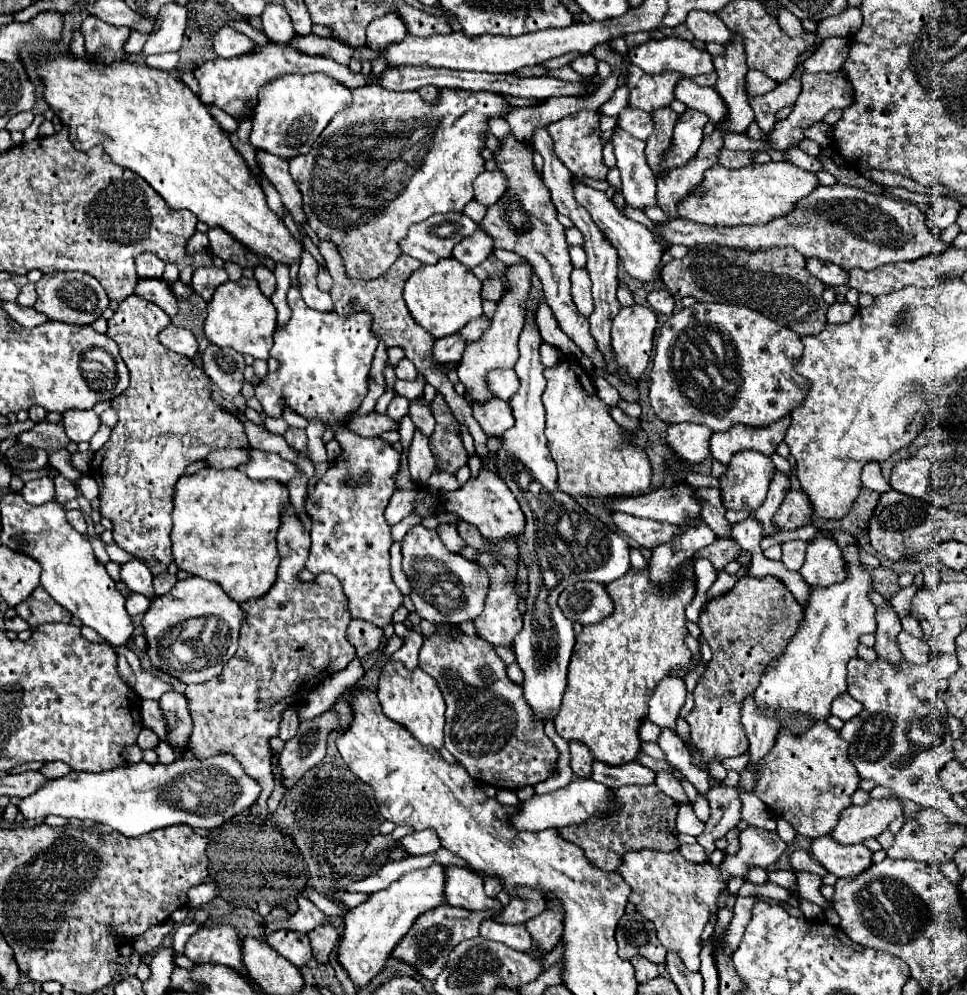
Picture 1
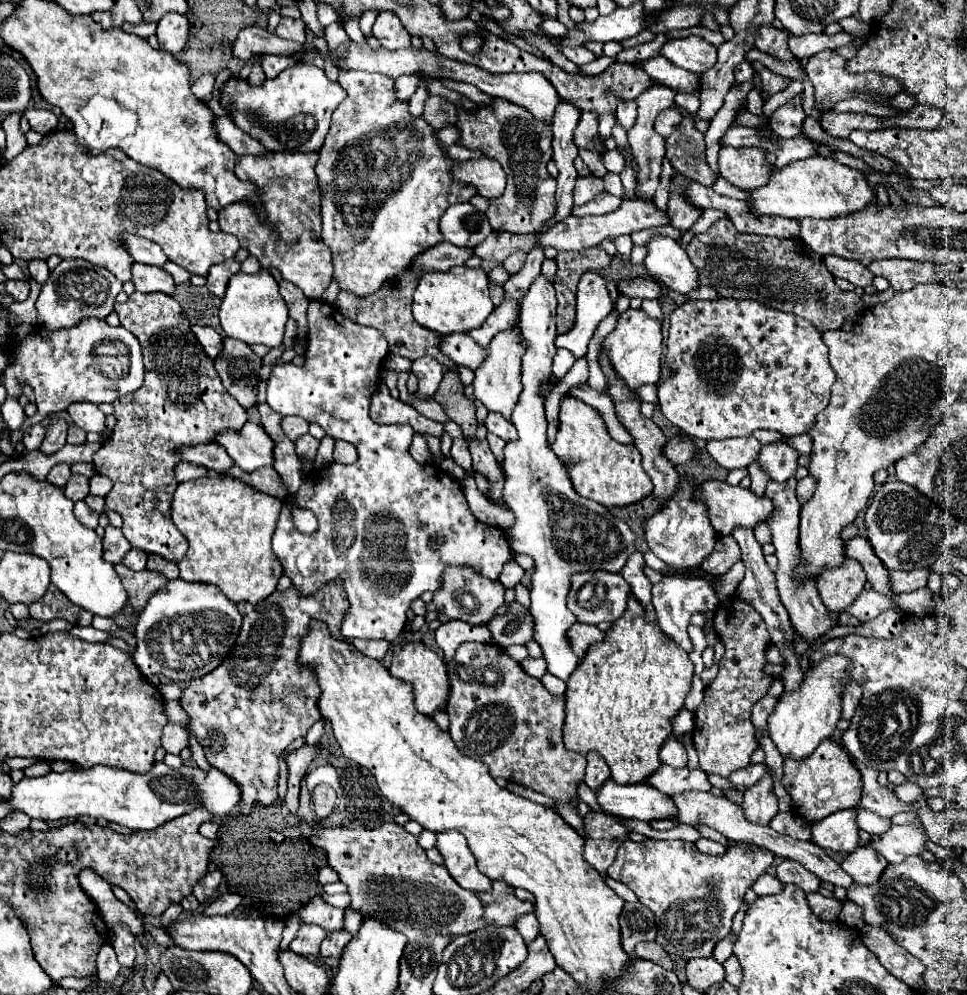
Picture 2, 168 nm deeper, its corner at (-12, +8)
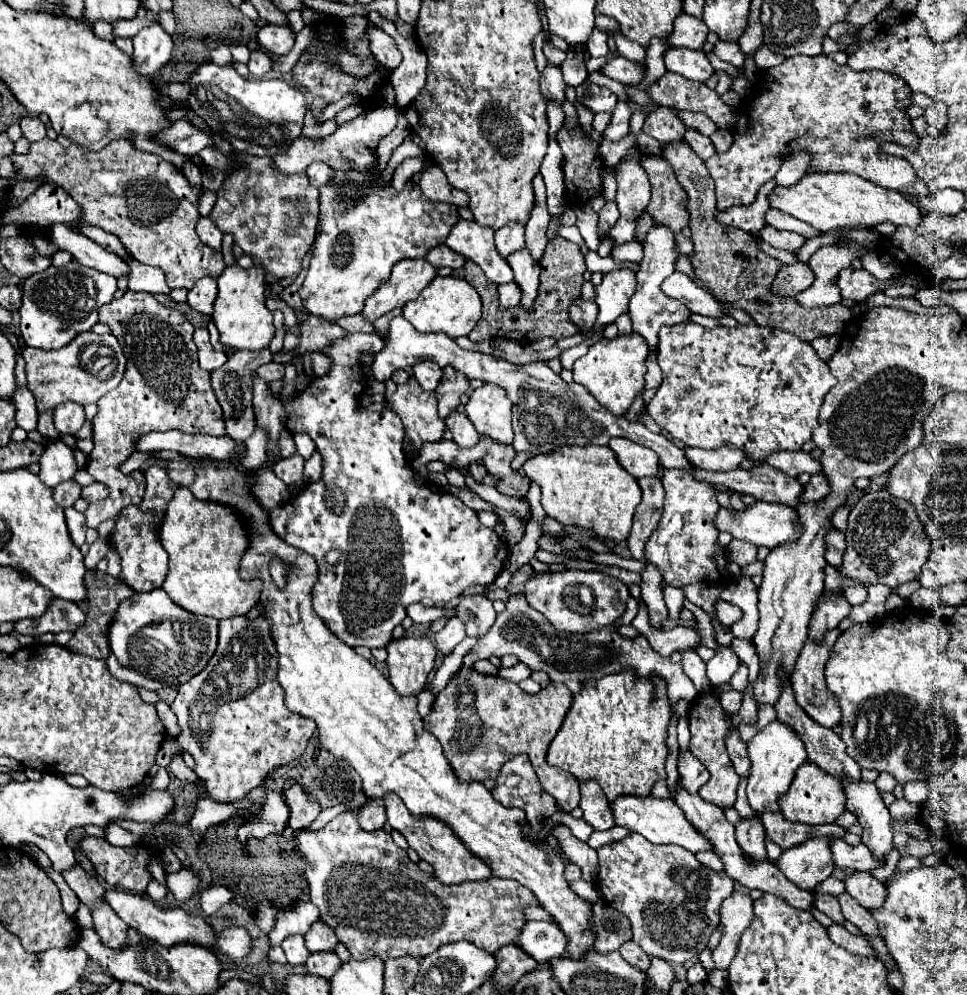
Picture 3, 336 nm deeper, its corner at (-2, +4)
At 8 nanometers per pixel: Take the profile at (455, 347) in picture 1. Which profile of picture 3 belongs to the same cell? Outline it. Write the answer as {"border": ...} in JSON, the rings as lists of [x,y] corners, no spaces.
{"border":[[[514,281],[506,283],[506,285],[500,285],[498,293],[500,293],[500,305],[502,307],[514,307],[514,305],[518,305],[518,301],[522,297],[522,293],[520,293],[520,289]]]}

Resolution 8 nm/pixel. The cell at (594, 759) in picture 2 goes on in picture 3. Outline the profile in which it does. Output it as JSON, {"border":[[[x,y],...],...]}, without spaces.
{"border":[[[596,781],[582,783],[580,795],[582,795],[580,809],[584,811],[586,823],[590,823],[596,831],[606,831],[606,829],[612,829],[616,825],[610,803],[604,797],[604,793]]]}

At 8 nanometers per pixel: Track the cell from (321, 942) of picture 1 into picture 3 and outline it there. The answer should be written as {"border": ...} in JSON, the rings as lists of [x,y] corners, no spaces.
{"border":[[[334,951],[332,953],[312,953],[306,961],[308,973],[310,975],[320,975],[324,979],[330,979],[340,965],[342,965],[342,961]]]}

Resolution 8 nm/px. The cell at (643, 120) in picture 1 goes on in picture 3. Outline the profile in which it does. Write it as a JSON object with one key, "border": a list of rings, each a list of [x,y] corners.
{"border":[[[656,107],[654,111],[648,113],[642,131],[654,139],[658,139],[662,145],[682,141],[686,133],[684,121],[676,115],[674,109],[670,107]]]}

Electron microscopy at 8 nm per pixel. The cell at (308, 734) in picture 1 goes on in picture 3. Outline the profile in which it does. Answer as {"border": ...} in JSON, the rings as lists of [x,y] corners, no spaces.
{"border":[[[292,785],[284,791],[286,803],[290,807],[290,829],[298,831],[308,827],[320,815],[320,803],[302,785]]]}

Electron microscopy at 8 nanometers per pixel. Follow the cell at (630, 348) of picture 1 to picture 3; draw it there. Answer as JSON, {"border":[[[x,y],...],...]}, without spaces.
{"border":[[[636,333],[616,337],[616,339],[602,339],[590,351],[574,363],[574,381],[586,387],[598,403],[602,403],[612,415],[624,417],[634,401],[634,397],[644,389],[644,375],[646,375],[646,357],[648,347],[642,337]]]}

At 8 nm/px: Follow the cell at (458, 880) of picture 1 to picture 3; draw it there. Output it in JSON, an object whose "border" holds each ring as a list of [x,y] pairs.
{"border":[[[386,793],[384,803],[386,803],[388,823],[406,837],[408,845],[420,855],[420,859],[428,861],[434,867],[434,877],[438,881],[446,885],[454,885],[454,883],[466,883],[466,881],[488,881],[492,877],[490,869],[486,869],[486,863],[478,861],[478,857],[474,857],[466,849],[466,845],[462,845],[462,841],[454,837],[454,831],[448,825],[442,825],[442,821],[434,821],[428,817],[424,821],[418,821],[418,817],[414,817],[406,809],[406,805],[396,793]]]}

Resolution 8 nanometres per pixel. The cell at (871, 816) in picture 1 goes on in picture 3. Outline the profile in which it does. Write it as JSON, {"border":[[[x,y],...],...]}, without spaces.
{"border":[[[816,837],[806,841],[804,845],[782,851],[778,861],[774,863],[788,881],[796,887],[814,891],[826,877],[830,877],[834,863],[830,859],[830,837]]]}

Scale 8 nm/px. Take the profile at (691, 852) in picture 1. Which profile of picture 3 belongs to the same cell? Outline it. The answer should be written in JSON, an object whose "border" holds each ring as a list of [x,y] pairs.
{"border":[[[704,851],[704,853],[696,853],[696,859],[702,863],[702,865],[706,865],[708,869],[712,869],[712,871],[724,871],[724,865],[722,865],[722,861],[718,859],[718,855],[714,853],[714,851]]]}

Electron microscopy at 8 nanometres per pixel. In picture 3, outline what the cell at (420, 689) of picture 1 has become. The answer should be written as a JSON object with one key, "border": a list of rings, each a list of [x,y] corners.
{"border":[[[402,637],[386,643],[388,679],[400,695],[416,695],[426,687],[436,647],[428,637]]]}

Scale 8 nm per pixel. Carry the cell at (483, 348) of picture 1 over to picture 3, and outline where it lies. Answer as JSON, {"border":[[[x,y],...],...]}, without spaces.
{"border":[[[484,385],[470,395],[466,417],[474,423],[480,437],[490,437],[500,445],[512,445],[514,431],[510,421],[512,403],[498,385]]]}

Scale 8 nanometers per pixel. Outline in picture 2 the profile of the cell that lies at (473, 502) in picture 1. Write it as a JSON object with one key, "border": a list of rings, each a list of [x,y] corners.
{"border":[[[468,439],[468,447],[472,453],[472,461],[474,461],[474,469],[478,473],[482,473],[488,479],[490,491],[486,493],[486,499],[492,505],[504,505],[504,495],[502,495],[502,487],[504,487],[504,473],[500,469],[500,463],[496,461],[496,457],[492,455],[488,441],[478,443],[476,439]]]}

